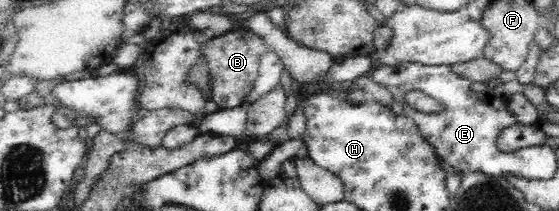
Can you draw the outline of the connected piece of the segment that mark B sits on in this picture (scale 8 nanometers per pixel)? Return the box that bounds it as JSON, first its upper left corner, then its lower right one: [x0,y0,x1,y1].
[199,27,268,109]

